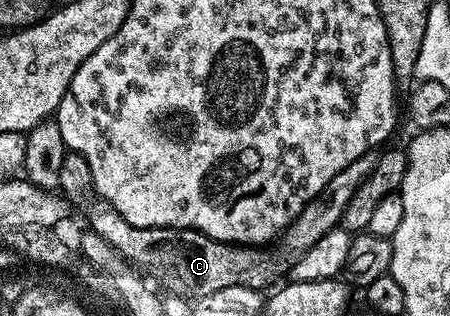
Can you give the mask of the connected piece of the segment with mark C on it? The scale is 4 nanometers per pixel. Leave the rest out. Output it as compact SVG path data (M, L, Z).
M66 151L63 167L59 169L57 188L77 204L93 199L85 208L89 215L88 227L99 234L103 242L113 247L114 252L123 260L144 273L150 272L157 279L165 280L170 289L186 297L196 298L215 294L215 290L223 290L223 286L247 286L265 290L268 284L276 285L295 266L295 262L299 262L299 258L303 258L303 254L307 254L307 250L311 250L311 246L315 246L315 242L327 234L327 230L341 224L347 202L355 198L355 190L359 190L359 186L363 186L365 179L375 170L378 159L376 151L365 152L355 162L351 162L351 166L343 166L343 170L339 170L339 174L335 174L335 178L331 178L331 182L327 182L327 186L323 186L323 190L319 190L311 202L307 202L305 209L289 223L278 239L272 241L271 246L225 244L207 234L196 232L194 228L131 226L131 222L123 219L105 200L94 198L91 166L87 166L87 158L77 152Z

